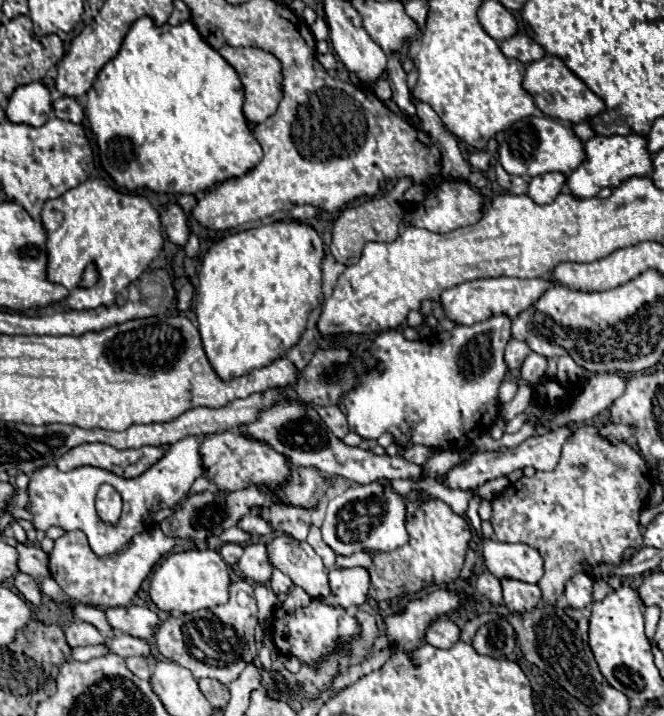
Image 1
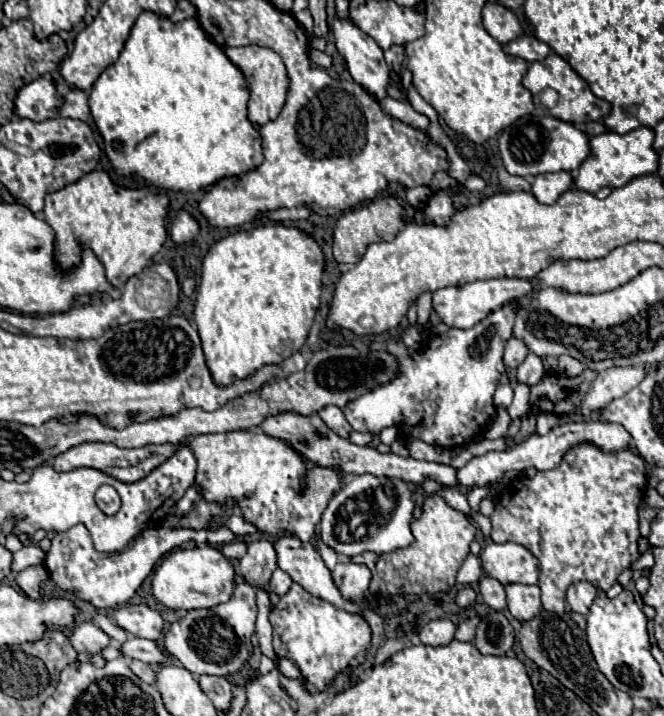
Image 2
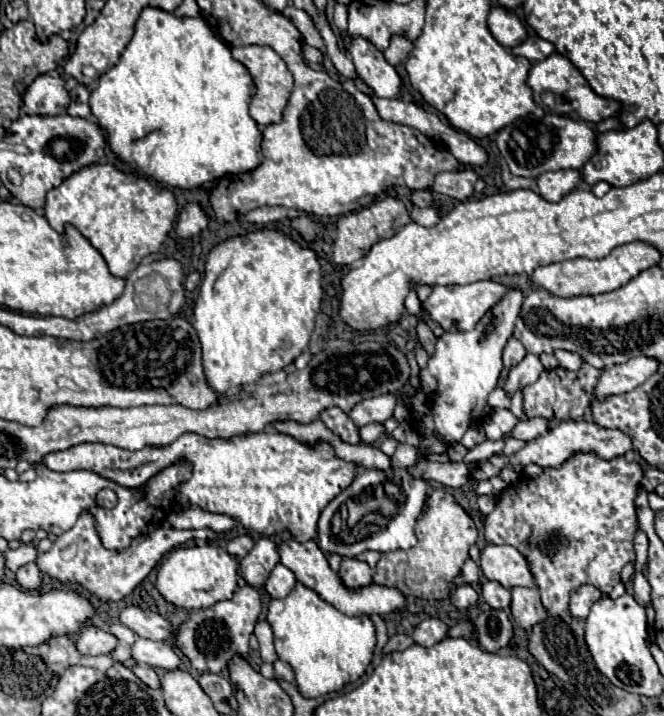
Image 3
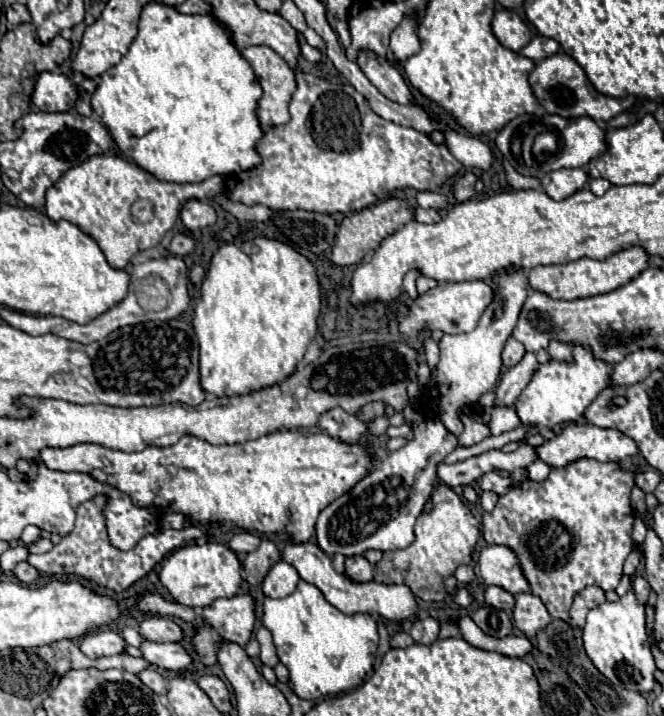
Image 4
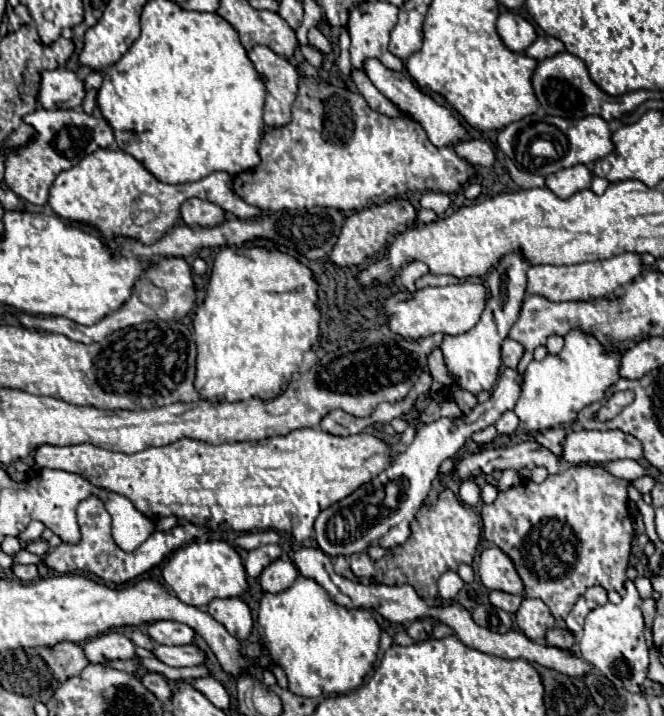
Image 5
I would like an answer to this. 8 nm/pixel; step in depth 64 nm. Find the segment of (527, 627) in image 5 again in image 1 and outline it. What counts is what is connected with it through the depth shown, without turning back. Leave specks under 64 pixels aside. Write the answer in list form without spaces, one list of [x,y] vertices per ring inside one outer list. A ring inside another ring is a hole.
[[[502,580],[502,590],[504,590],[504,604],[510,612],[530,612],[538,606],[542,594],[536,584],[526,584],[520,580]]]

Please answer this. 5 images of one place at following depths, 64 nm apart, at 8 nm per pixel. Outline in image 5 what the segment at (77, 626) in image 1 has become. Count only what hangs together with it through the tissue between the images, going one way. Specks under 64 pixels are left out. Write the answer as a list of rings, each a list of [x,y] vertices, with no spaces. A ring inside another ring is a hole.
[[[106,632],[102,636],[90,638],[82,644],[82,650],[90,664],[104,660],[132,660],[136,658],[136,648],[132,640],[122,632]]]

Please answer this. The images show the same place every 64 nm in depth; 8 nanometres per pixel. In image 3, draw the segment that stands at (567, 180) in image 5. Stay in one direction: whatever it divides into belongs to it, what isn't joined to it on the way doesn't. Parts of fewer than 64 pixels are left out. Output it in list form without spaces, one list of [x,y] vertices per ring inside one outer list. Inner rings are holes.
[[[558,170],[558,172],[544,172],[538,178],[538,192],[550,202],[558,202],[562,196],[572,192],[576,186],[582,184],[580,170]]]

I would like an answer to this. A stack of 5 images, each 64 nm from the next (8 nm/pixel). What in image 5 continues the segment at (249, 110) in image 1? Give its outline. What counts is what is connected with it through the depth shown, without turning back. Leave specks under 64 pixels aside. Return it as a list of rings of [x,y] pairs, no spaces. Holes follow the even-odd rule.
[[[254,46],[248,56],[268,88],[264,122],[268,126],[286,126],[292,120],[290,108],[298,94],[300,76],[296,66],[292,66],[290,60],[272,52],[268,46]]]

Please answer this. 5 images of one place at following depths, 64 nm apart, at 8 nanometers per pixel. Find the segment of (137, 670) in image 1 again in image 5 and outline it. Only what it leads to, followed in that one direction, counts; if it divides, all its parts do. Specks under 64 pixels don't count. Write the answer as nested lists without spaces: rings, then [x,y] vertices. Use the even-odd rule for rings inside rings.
[[[146,672],[142,676],[142,684],[158,698],[158,700],[168,700],[172,696],[172,688],[168,684],[168,680],[162,676],[162,674],[156,674],[156,672]]]

